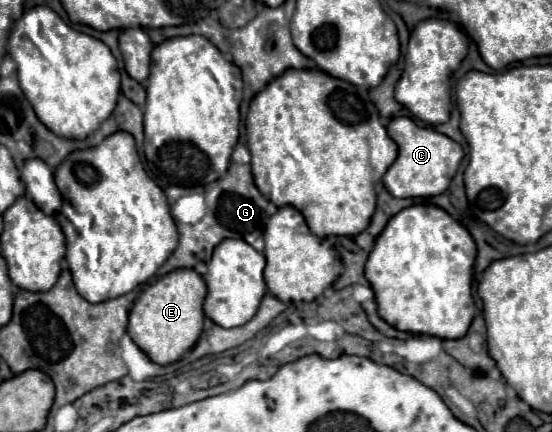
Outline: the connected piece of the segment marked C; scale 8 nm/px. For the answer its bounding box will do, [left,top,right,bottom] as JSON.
[384,116,464,198]

